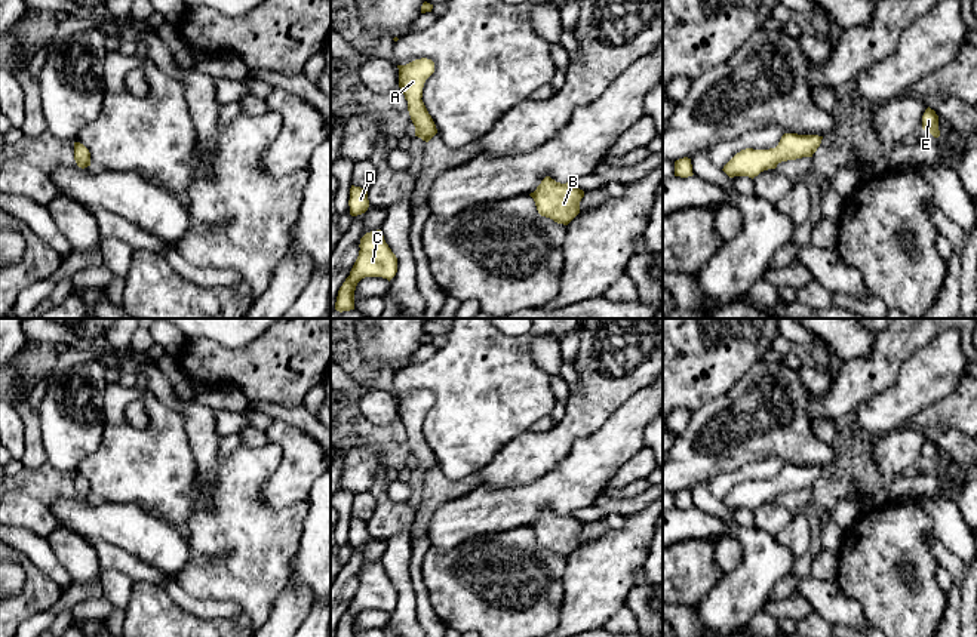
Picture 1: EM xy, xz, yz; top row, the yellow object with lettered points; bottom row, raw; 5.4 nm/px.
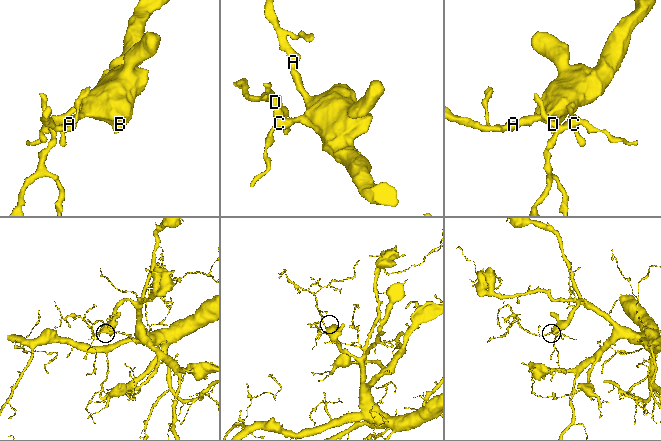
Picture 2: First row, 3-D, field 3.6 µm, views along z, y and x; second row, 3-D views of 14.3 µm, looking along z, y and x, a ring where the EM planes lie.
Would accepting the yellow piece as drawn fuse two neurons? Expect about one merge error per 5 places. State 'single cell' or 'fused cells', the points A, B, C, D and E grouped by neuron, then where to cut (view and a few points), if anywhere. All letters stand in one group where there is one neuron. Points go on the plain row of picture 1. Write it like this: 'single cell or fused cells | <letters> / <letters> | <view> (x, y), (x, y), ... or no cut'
single cell | A B C D E | no cut

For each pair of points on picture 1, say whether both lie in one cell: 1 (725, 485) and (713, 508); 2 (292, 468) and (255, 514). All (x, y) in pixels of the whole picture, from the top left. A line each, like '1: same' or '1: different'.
1: different
2: different

